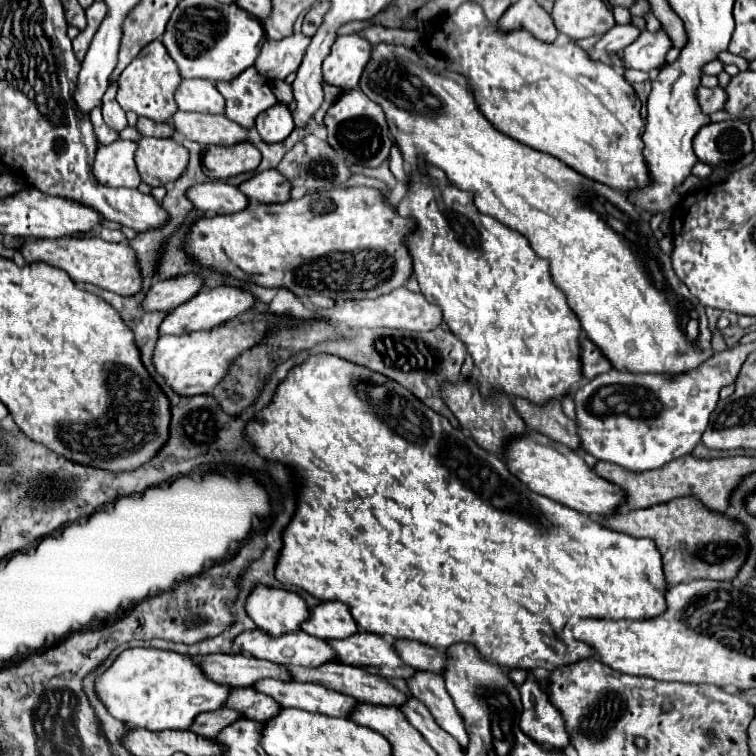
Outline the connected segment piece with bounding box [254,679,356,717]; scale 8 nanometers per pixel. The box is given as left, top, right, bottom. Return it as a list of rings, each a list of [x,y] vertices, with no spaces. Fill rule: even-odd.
[[[262,679],[254,683],[254,689],[270,695],[280,707],[296,707],[312,713],[324,713],[330,717],[348,717],[356,699],[338,691],[326,689],[318,683],[294,683]]]

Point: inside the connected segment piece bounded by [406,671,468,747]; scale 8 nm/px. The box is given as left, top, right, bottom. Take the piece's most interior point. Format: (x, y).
(428, 687)

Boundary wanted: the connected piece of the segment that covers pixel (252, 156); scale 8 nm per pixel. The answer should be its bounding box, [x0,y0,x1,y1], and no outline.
[202,143,260,179]

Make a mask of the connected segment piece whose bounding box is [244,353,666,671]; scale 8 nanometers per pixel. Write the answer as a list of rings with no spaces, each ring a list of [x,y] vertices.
[[[318,353],[318,355],[310,355],[302,365],[294,365],[290,369],[290,373],[286,375],[286,381],[282,381],[278,387],[276,387],[276,393],[272,397],[272,403],[268,403],[254,419],[250,419],[244,427],[244,441],[248,441],[248,445],[254,447],[254,453],[260,455],[262,459],[268,459],[268,461],[282,461],[294,475],[296,483],[298,483],[298,503],[296,503],[296,513],[294,517],[290,519],[290,523],[286,525],[286,529],[282,531],[282,549],[280,549],[280,555],[278,555],[278,561],[276,561],[276,579],[282,583],[282,585],[290,585],[290,587],[298,587],[298,589],[304,589],[308,591],[310,595],[314,595],[316,599],[320,601],[340,601],[344,605],[350,607],[352,611],[352,617],[354,621],[364,627],[366,631],[370,633],[376,633],[376,635],[384,635],[388,633],[390,637],[394,639],[418,639],[430,647],[438,647],[438,649],[446,649],[450,647],[452,643],[472,643],[478,647],[478,651],[482,653],[482,657],[486,657],[488,661],[496,661],[504,667],[520,667],[520,669],[546,669],[546,671],[552,671],[560,665],[570,665],[574,661],[580,661],[584,657],[592,657],[594,651],[586,645],[586,643],[580,643],[576,641],[574,637],[570,637],[566,631],[564,631],[564,625],[572,619],[572,617],[596,617],[596,619],[648,619],[648,617],[654,617],[654,615],[660,615],[664,613],[666,609],[666,601],[664,601],[664,591],[666,591],[666,581],[664,581],[664,573],[662,573],[662,559],[660,559],[660,553],[656,549],[656,545],[650,541],[650,539],[636,539],[628,533],[620,533],[620,531],[610,531],[602,525],[598,525],[594,519],[590,517],[584,517],[582,513],[578,511],[572,511],[570,507],[562,505],[562,503],[556,503],[548,497],[542,497],[538,493],[532,493],[520,479],[516,479],[504,465],[504,461],[500,457],[496,457],[494,453],[490,451],[484,451],[482,447],[478,447],[478,443],[464,435],[462,429],[456,429],[452,431],[452,425],[446,417],[438,415],[436,411],[428,409],[418,397],[414,397],[408,389],[404,389],[400,383],[392,381],[390,377],[382,375],[382,373],[376,373],[364,365],[358,365],[358,363],[352,363],[348,359],[342,359],[338,355],[328,355],[328,353]]]

